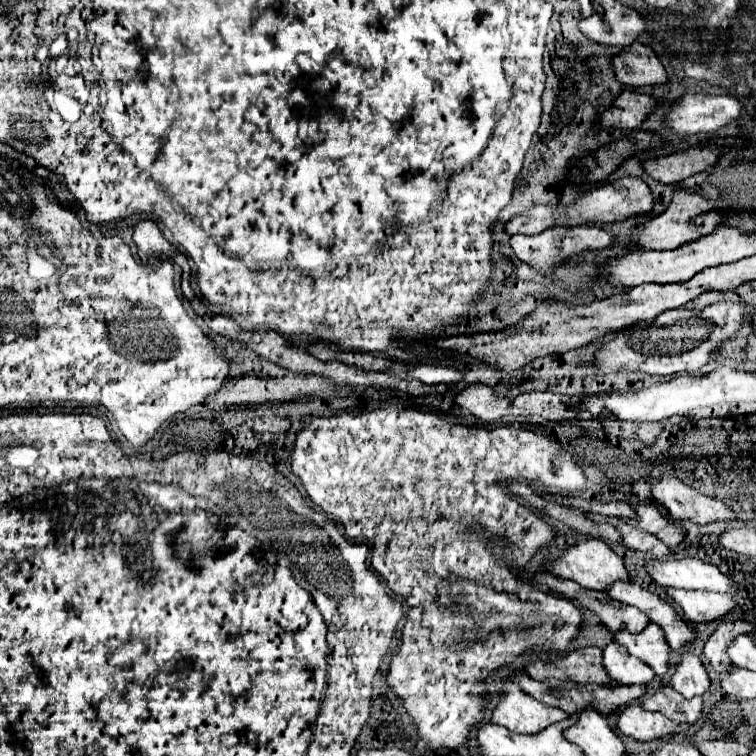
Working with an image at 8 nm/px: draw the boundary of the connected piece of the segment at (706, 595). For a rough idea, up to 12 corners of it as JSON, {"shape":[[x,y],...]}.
{"shape":[[667,588],[693,624],[725,618],[739,604],[729,594]]}

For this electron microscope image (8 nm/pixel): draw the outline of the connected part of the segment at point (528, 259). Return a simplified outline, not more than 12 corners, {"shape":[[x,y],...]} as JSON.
{"shape":[[597,226],[511,236],[517,258],[541,272],[577,252],[603,250]]}

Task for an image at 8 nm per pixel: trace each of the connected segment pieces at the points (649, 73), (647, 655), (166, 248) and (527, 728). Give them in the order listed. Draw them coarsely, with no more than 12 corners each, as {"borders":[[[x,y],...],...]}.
{"borders":[[[633,42],[611,58],[625,86],[667,82],[649,46]],[[661,626],[641,634],[617,632],[629,654],[657,676],[669,670],[671,650]],[[143,216],[133,226],[139,258],[149,264],[151,254],[171,255],[157,222]],[[505,682],[493,722],[517,734],[537,734],[569,718]]]}

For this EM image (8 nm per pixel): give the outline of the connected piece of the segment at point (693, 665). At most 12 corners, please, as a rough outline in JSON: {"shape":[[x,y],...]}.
{"shape":[[685,652],[671,676],[671,688],[693,698],[711,680],[703,662]]}

